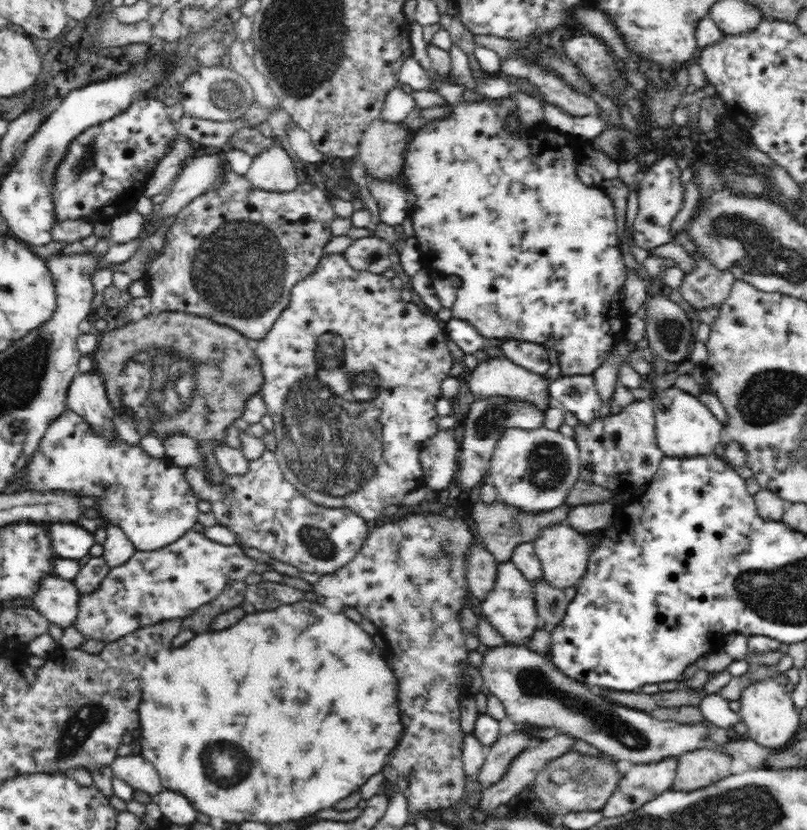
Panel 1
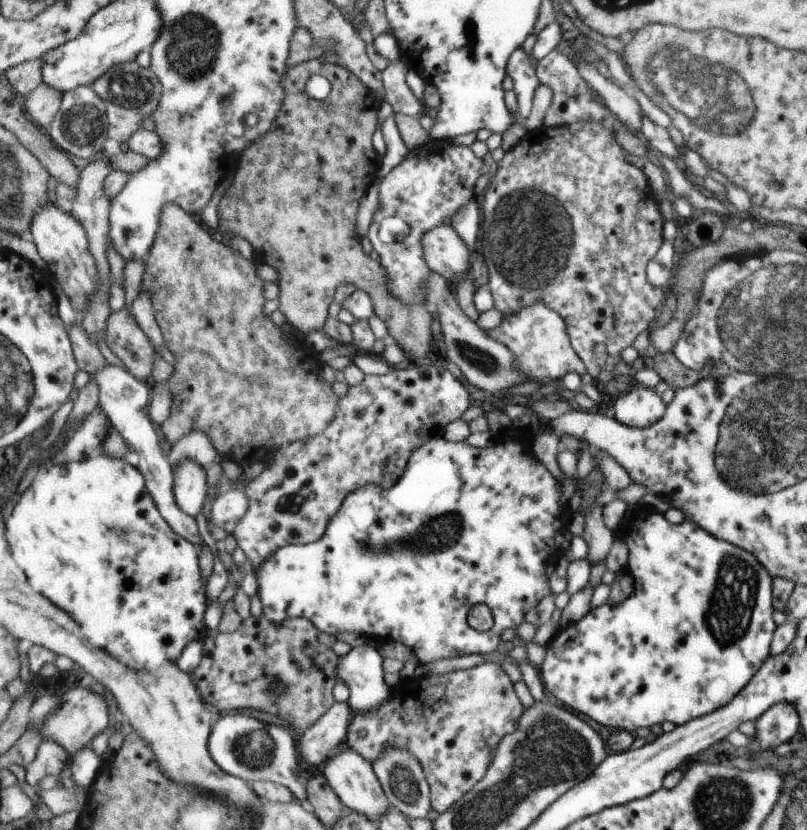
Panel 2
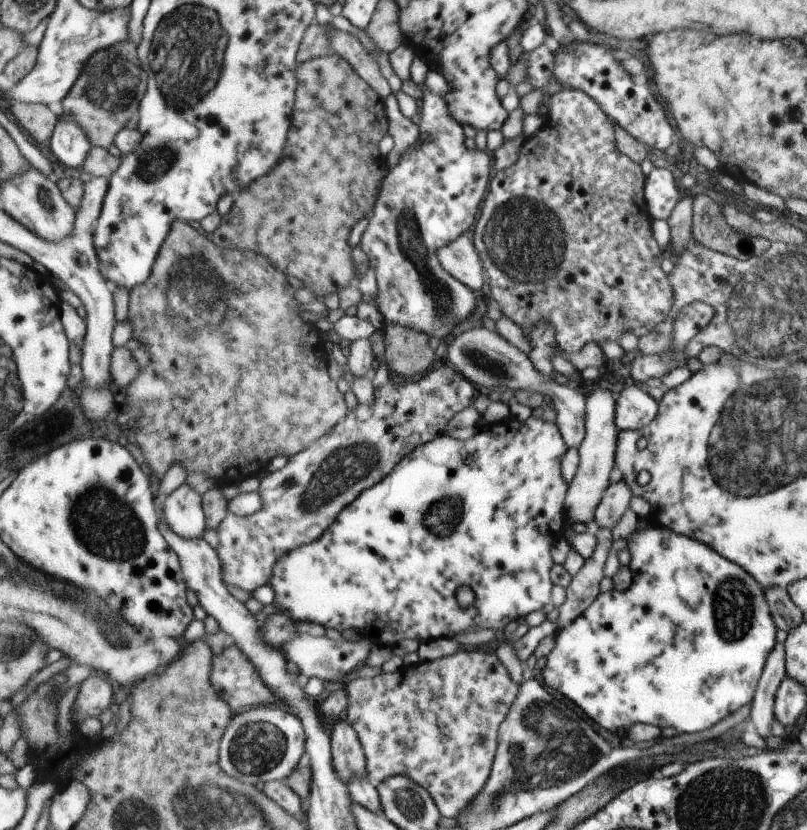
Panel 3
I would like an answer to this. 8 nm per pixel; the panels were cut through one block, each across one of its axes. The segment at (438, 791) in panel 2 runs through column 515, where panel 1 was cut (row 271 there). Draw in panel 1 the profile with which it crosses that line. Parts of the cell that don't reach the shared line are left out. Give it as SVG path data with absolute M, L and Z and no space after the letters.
M684 227L675 236L674 242L696 260L696 268L684 275L678 288L681 296L688 305L700 310L721 305L732 290L734 273L724 272L725 270L719 270L711 264L711 260L708 260L694 243L694 239L688 235L688 227Z

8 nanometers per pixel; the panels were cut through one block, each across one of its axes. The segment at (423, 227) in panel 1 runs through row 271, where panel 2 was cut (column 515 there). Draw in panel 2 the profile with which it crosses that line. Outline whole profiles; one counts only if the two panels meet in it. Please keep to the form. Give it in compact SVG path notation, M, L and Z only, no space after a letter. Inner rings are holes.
M507 433L499 439L495 439L494 444L487 448L474 447L470 443L464 441L453 442L451 440L446 440L443 437L441 438L432 438L429 442L426 442L423 446L420 446L420 449L414 450L411 455L410 461L407 463L407 469L404 470L403 477L395 483L395 486L392 486L390 489L380 489L375 485L367 485L362 489L359 489L356 493L353 493L351 496L348 496L348 499L345 500L343 508L340 510L340 513L332 520L331 526L328 526L327 534L319 542L309 543L304 545L289 545L282 548L274 557L270 558L261 568L256 572L259 580L259 594L263 603L263 613L264 615L274 622L276 625L284 625L284 622L287 622L289 619L294 619L295 617L305 617L308 618L311 622L315 623L315 626L319 628L320 632L328 633L329 635L335 635L338 632L355 632L362 637L367 638L368 641L374 641L378 638L385 638L389 642L401 643L404 644L408 649L411 649L419 663L430 663L440 659L462 657L465 655L471 655L473 653L486 653L493 652L499 642L501 641L500 635L506 629L516 629L526 617L526 614L533 609L536 609L540 601L544 596L548 596L551 592L551 589L548 588L548 576L546 576L546 562L550 558L550 554L557 550L556 538L557 533L561 531L568 530L568 515L565 512L566 508L563 508L562 494L561 494L561 484L554 479L554 476L544 467L544 464L541 464L536 456L534 456L532 450L528 444L520 444L517 440L511 438ZM474 604L486 604L490 610L492 610L492 616L494 616L494 626L490 630L485 632L476 632L468 626L466 622L466 616L468 616L468 610L474 606Z

